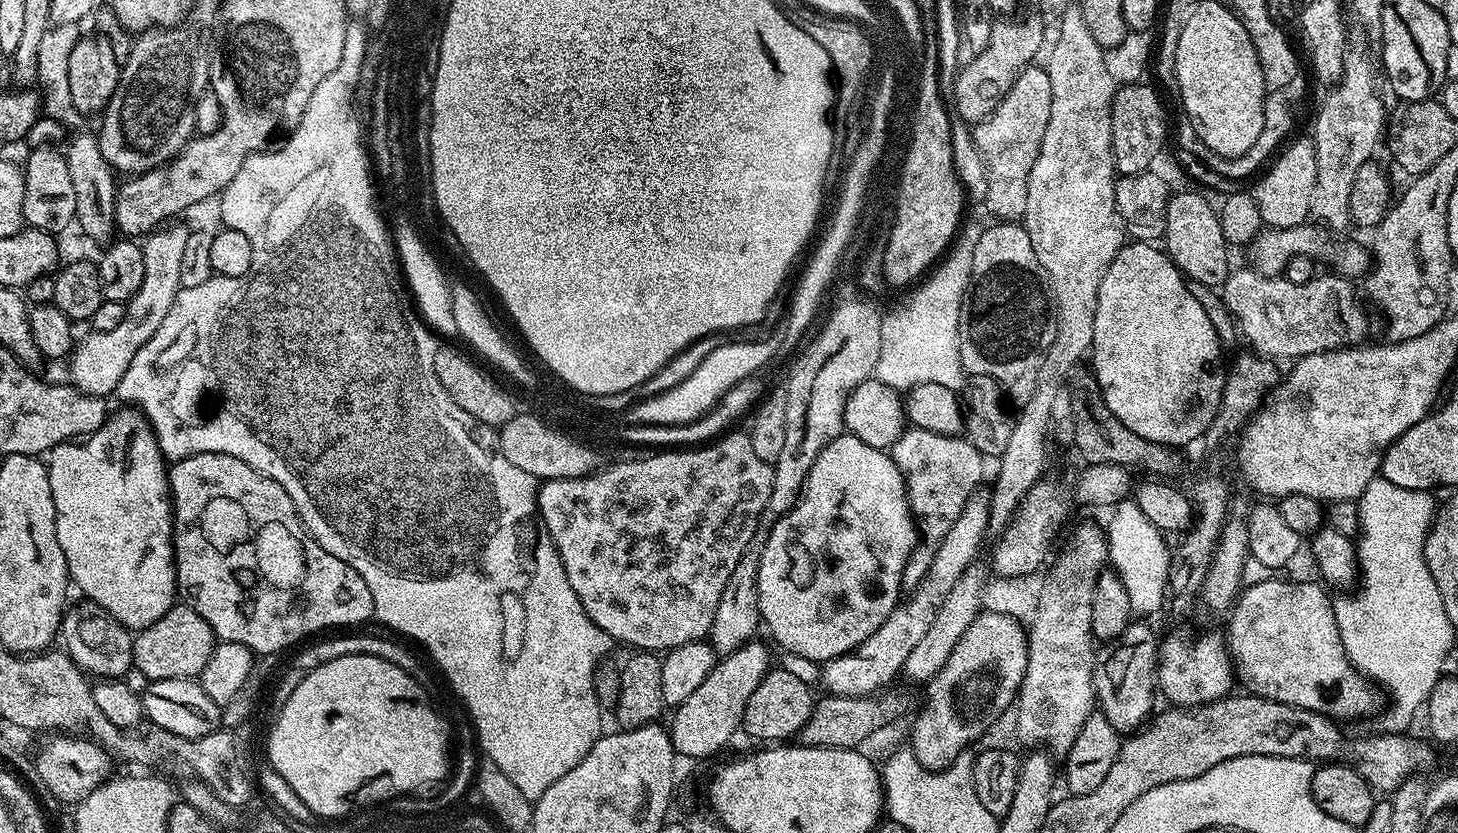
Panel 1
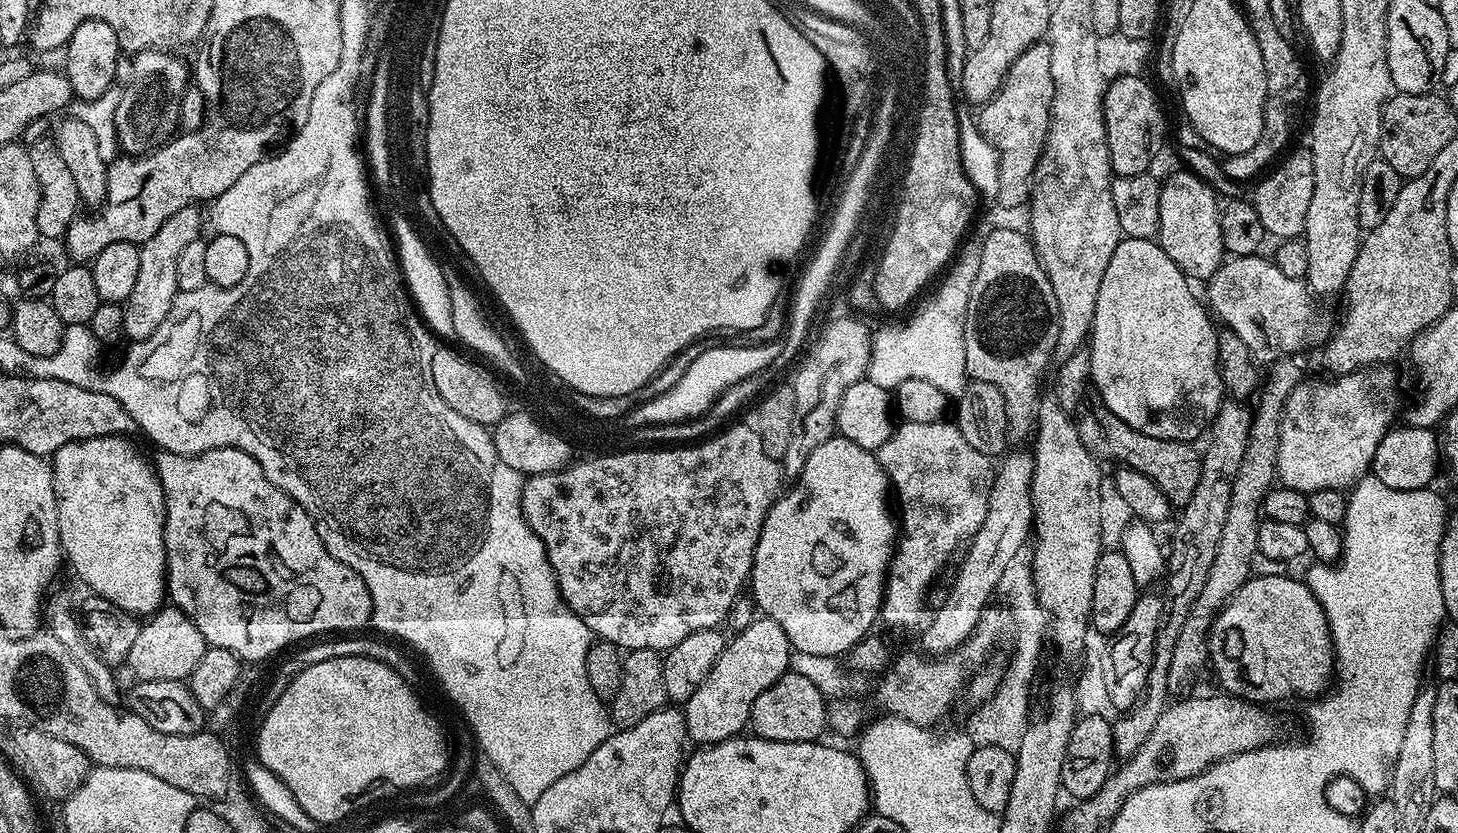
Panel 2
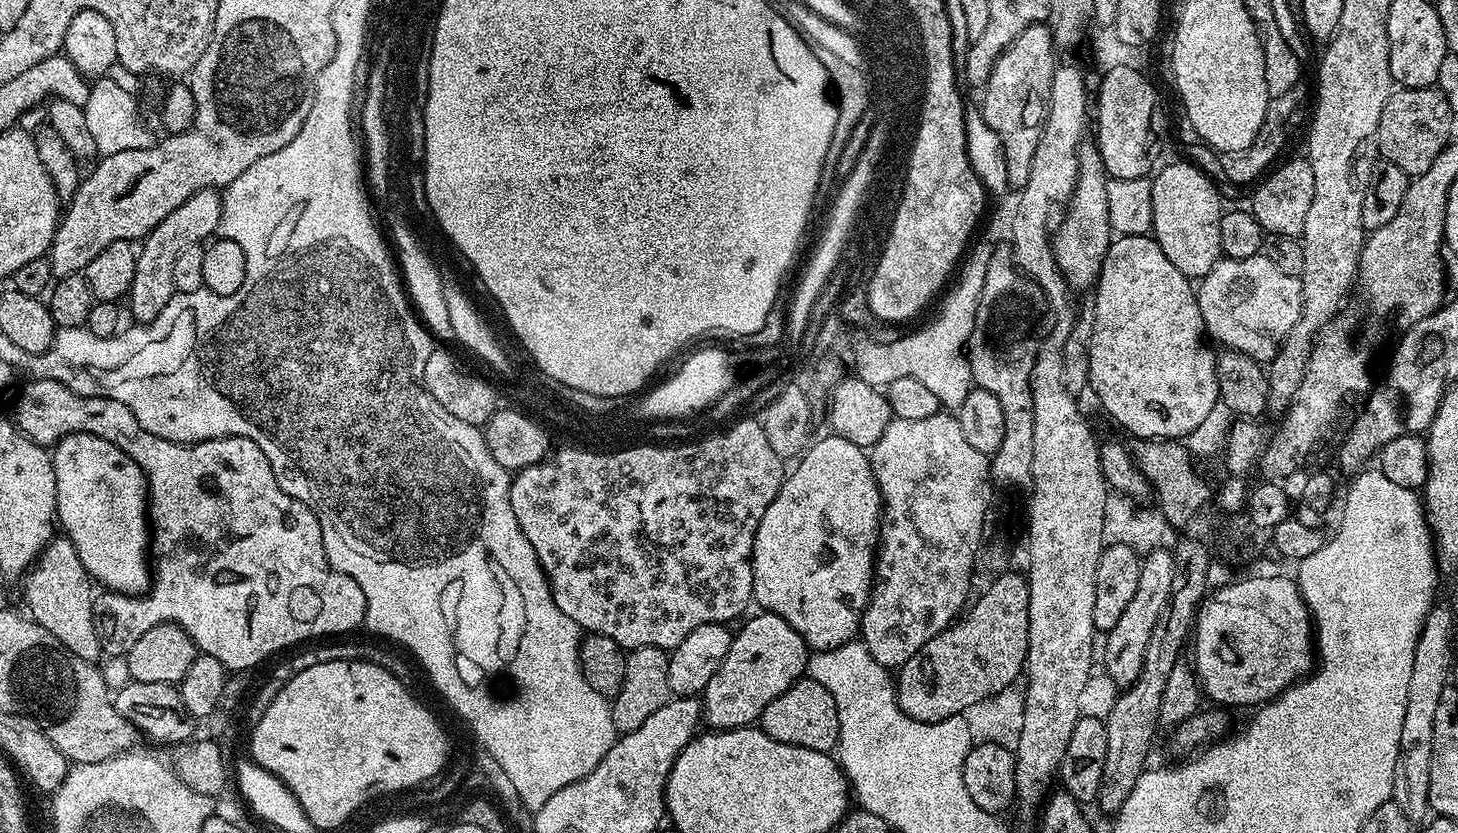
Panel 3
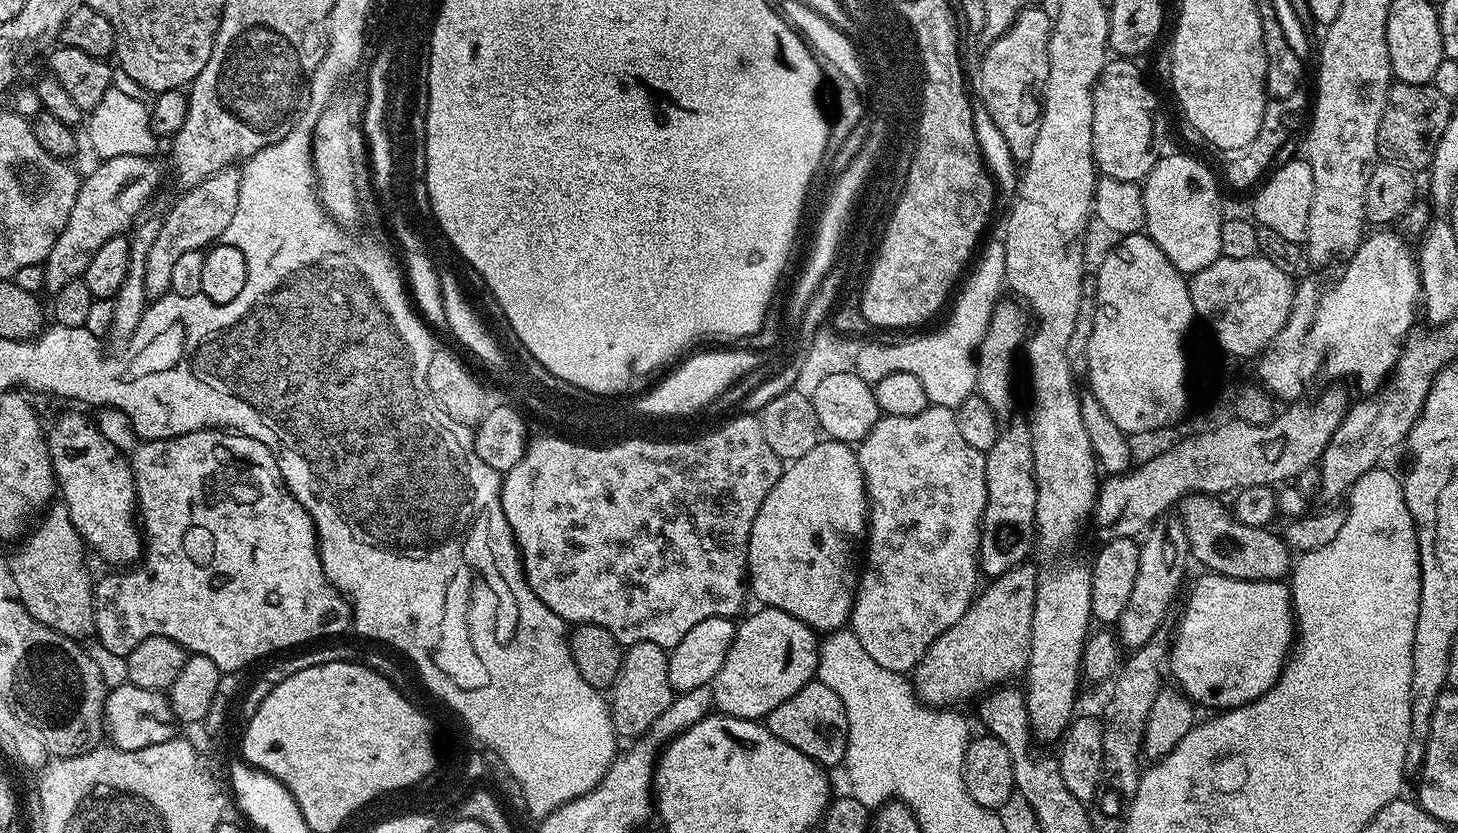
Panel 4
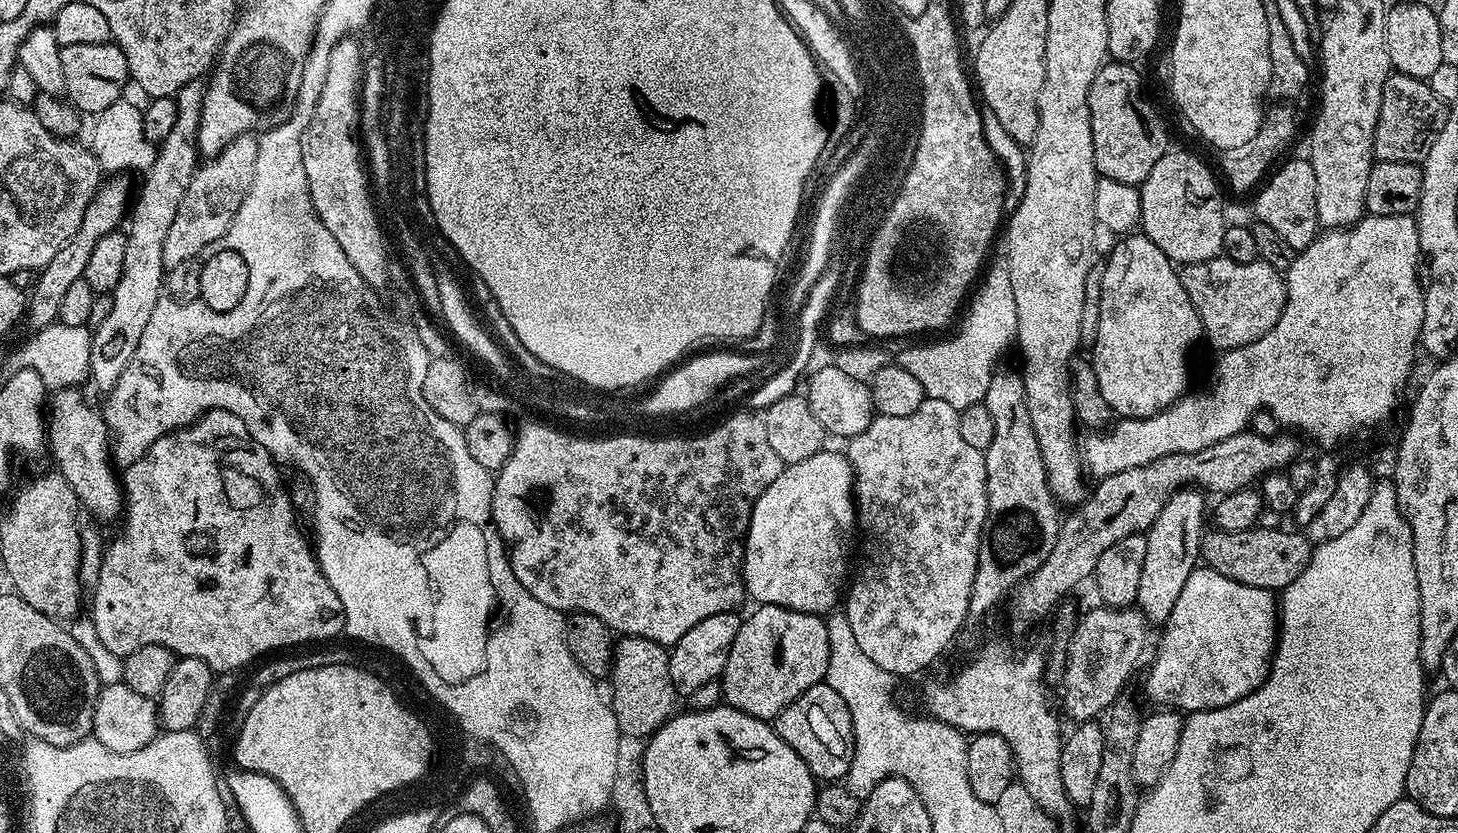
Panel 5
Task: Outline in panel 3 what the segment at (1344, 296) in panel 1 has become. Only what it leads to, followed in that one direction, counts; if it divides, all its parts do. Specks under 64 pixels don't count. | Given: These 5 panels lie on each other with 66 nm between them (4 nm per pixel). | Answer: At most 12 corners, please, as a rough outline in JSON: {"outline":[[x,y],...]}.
{"outline":[[1221,258],[1196,301],[1213,341],[1259,362],[1300,320],[1299,276]]}

